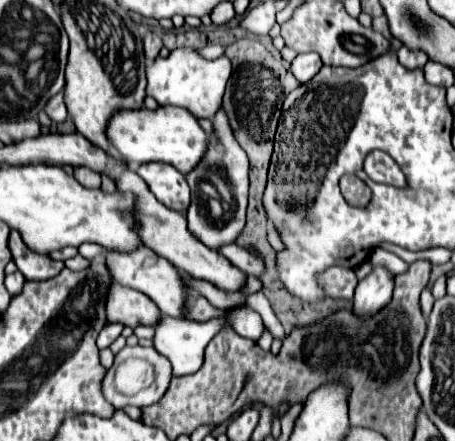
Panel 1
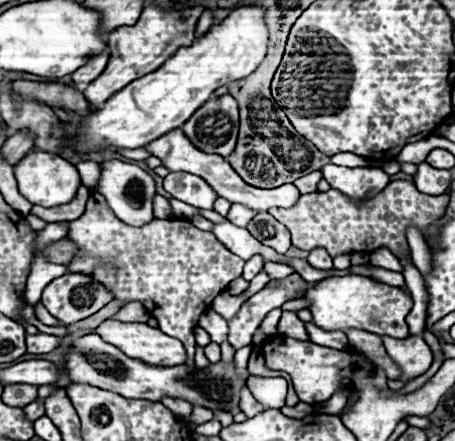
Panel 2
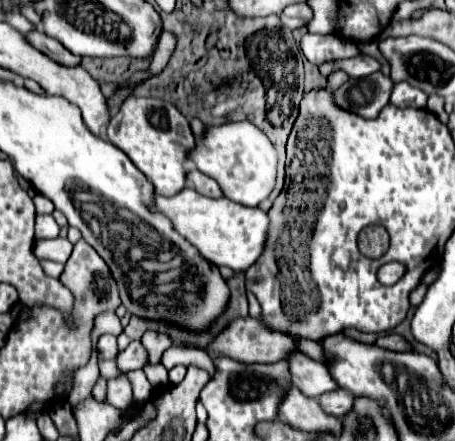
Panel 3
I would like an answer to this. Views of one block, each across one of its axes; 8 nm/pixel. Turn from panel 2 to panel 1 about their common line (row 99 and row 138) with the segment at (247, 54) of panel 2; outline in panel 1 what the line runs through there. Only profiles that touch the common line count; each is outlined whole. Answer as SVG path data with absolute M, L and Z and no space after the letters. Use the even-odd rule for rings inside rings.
M160 106L158 110L142 108L134 112L120 110L110 120L108 138L128 162L168 162L184 174L196 168L196 164L204 158L204 150L208 150L210 144L208 134L198 124L198 118L180 106Z

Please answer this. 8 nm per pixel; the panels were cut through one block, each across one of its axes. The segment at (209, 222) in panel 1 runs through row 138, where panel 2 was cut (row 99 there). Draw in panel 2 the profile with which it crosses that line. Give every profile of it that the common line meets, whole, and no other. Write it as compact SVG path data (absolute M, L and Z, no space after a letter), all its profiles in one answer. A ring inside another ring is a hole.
M230 94L208 100L182 126L184 134L198 150L220 156L232 154L238 136L236 128L238 128L238 102ZM222 118L228 118L232 126L222 124Z

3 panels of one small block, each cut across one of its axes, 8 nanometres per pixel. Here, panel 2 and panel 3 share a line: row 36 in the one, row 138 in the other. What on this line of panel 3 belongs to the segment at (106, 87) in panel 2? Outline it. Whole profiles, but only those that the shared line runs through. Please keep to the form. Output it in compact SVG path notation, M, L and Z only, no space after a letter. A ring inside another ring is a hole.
M132 96L108 122L108 140L130 156L134 166L152 182L156 194L172 196L184 188L186 170L182 162L194 148L194 136L188 120L174 104L160 98Z

